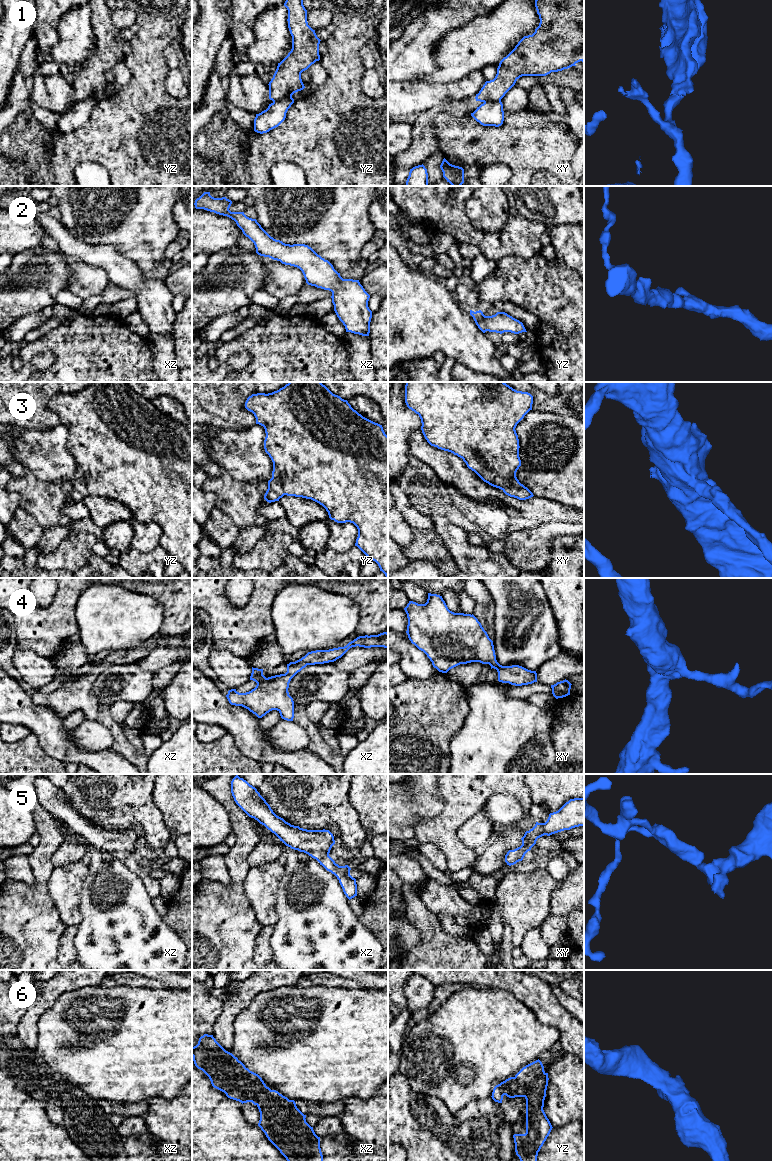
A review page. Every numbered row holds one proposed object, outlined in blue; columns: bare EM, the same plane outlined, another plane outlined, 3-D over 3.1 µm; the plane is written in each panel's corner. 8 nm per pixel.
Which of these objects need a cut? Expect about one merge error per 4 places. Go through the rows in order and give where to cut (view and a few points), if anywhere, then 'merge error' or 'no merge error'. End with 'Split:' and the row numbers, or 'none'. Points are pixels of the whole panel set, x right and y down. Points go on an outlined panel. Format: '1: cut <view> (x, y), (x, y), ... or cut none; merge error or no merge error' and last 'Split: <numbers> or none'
1: cut yz (291, 95), (284, 96), (273, 102); merge error
2: cut none; no merge error
3: cut none; no merge error
4: cut none; no merge error
5: cut none; no merge error
6: cut none; no merge error
Split: 1

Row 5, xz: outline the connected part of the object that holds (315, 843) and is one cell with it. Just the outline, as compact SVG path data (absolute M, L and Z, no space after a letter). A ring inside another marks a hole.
M238 775L231 781L231 793L236 804L249 817L264 825L286 846L308 854L334 874L349 900L357 896L356 879L350 875L351 868L348 865L339 866L329 856L335 844L334 836L329 830L307 830L286 822L273 812L255 787Z

